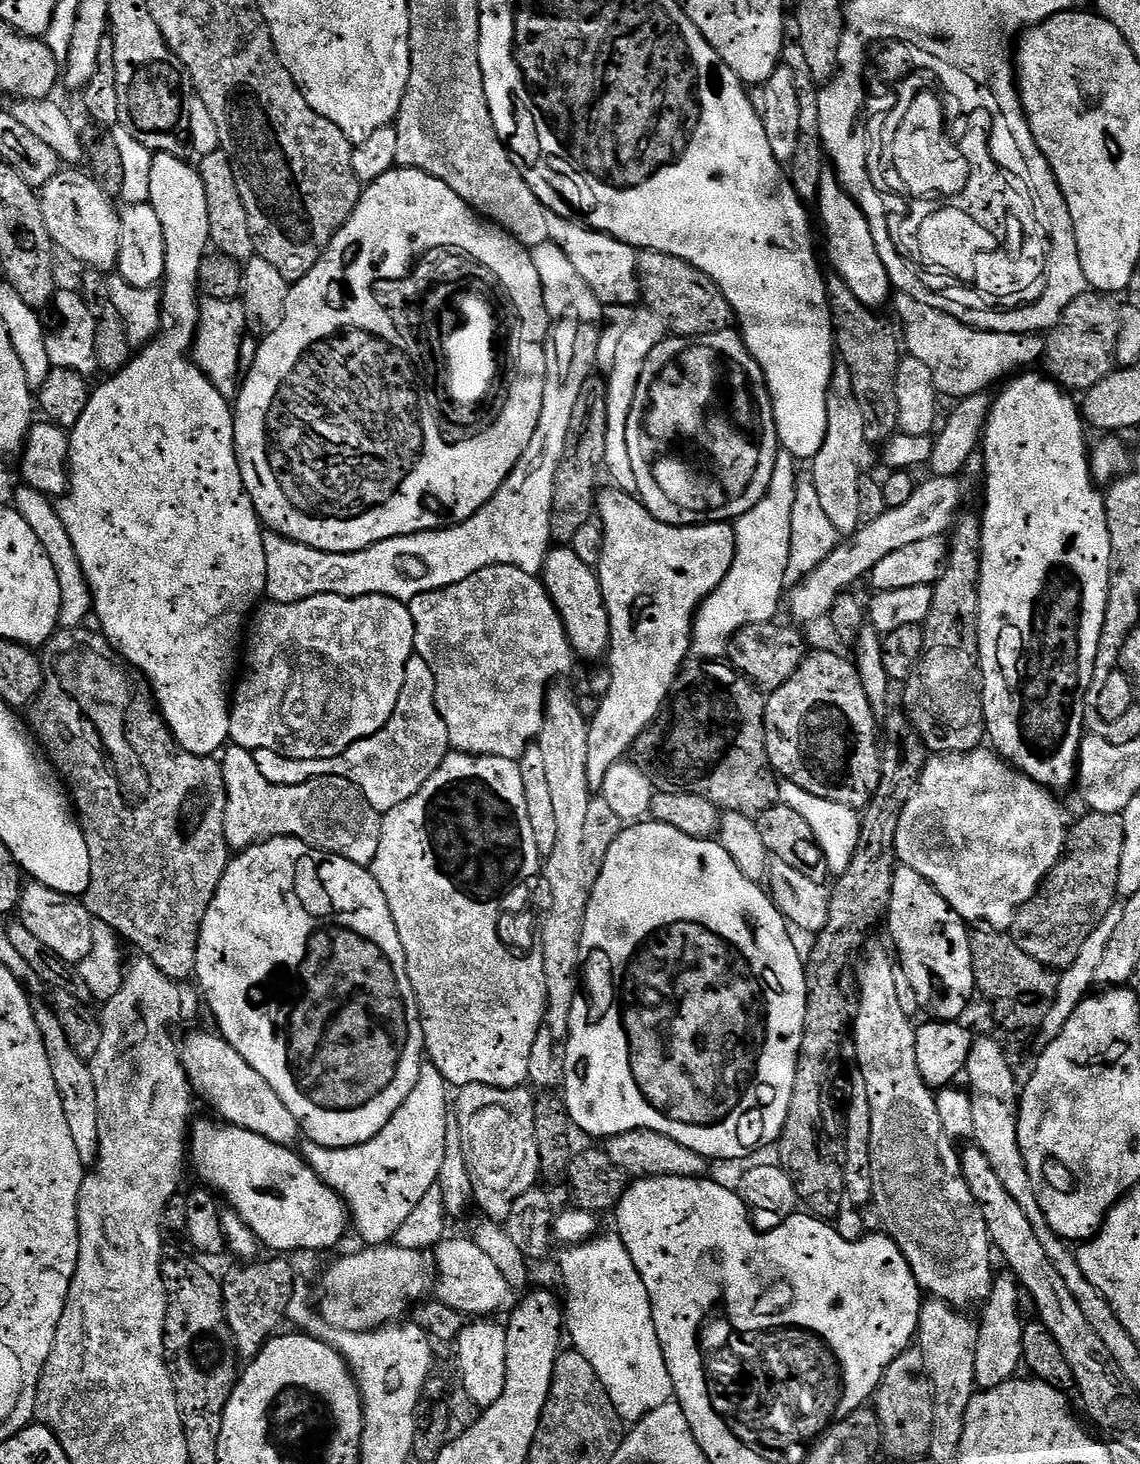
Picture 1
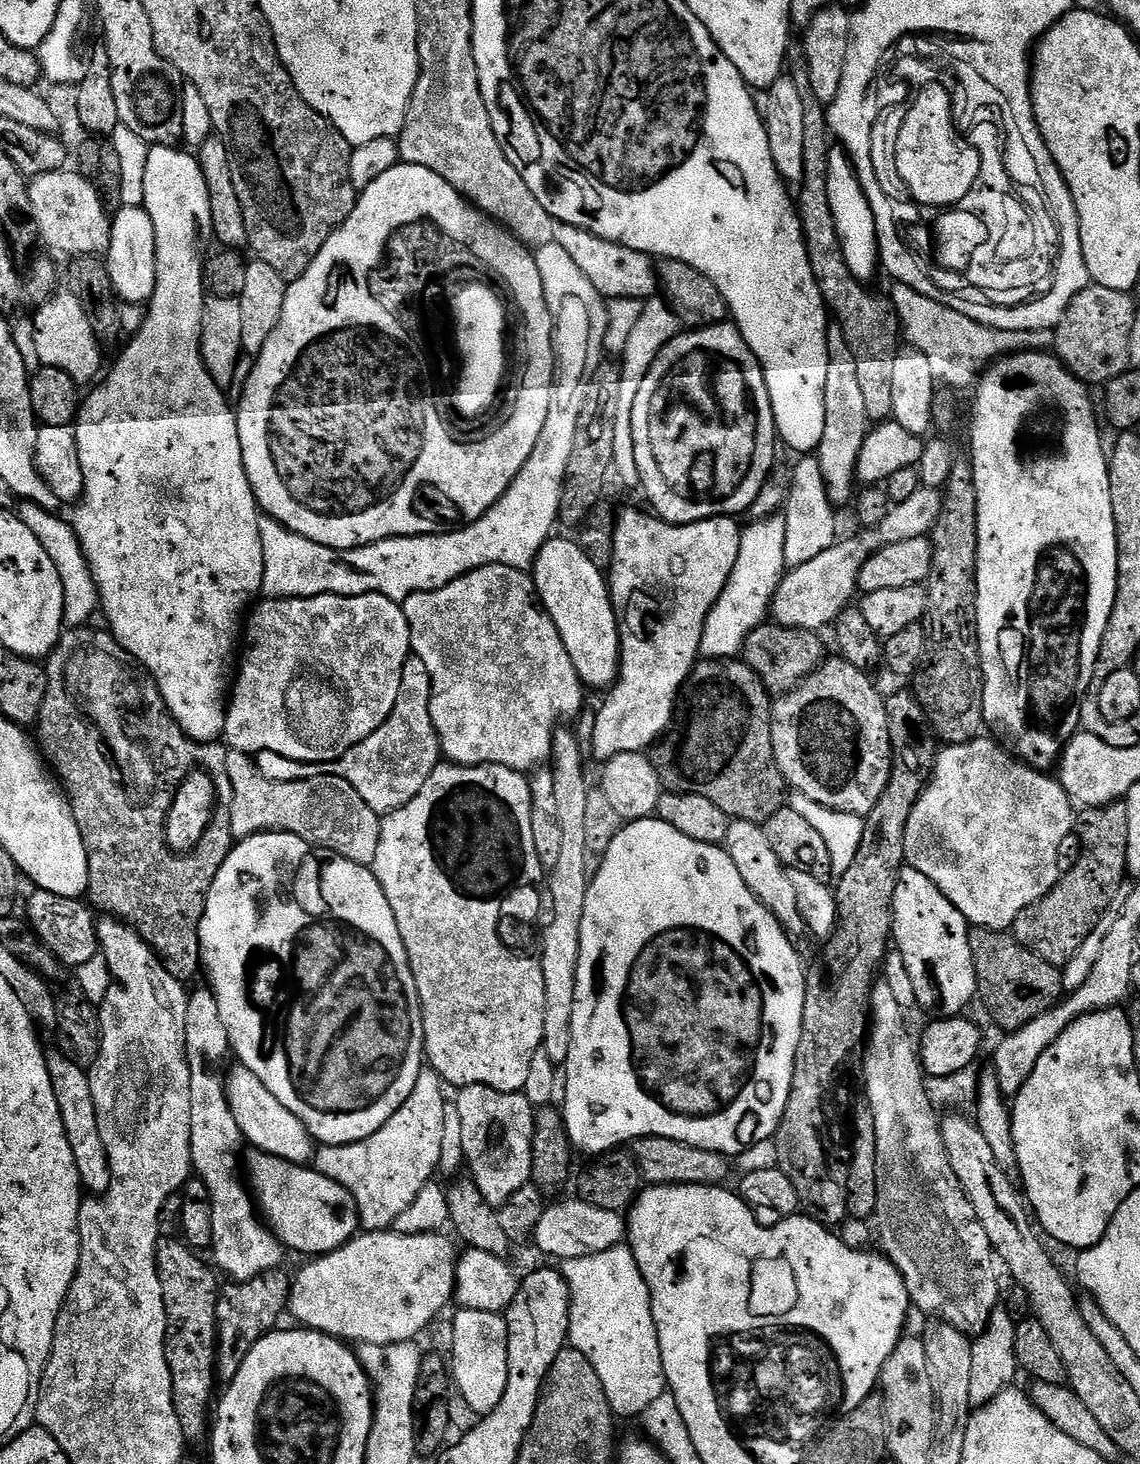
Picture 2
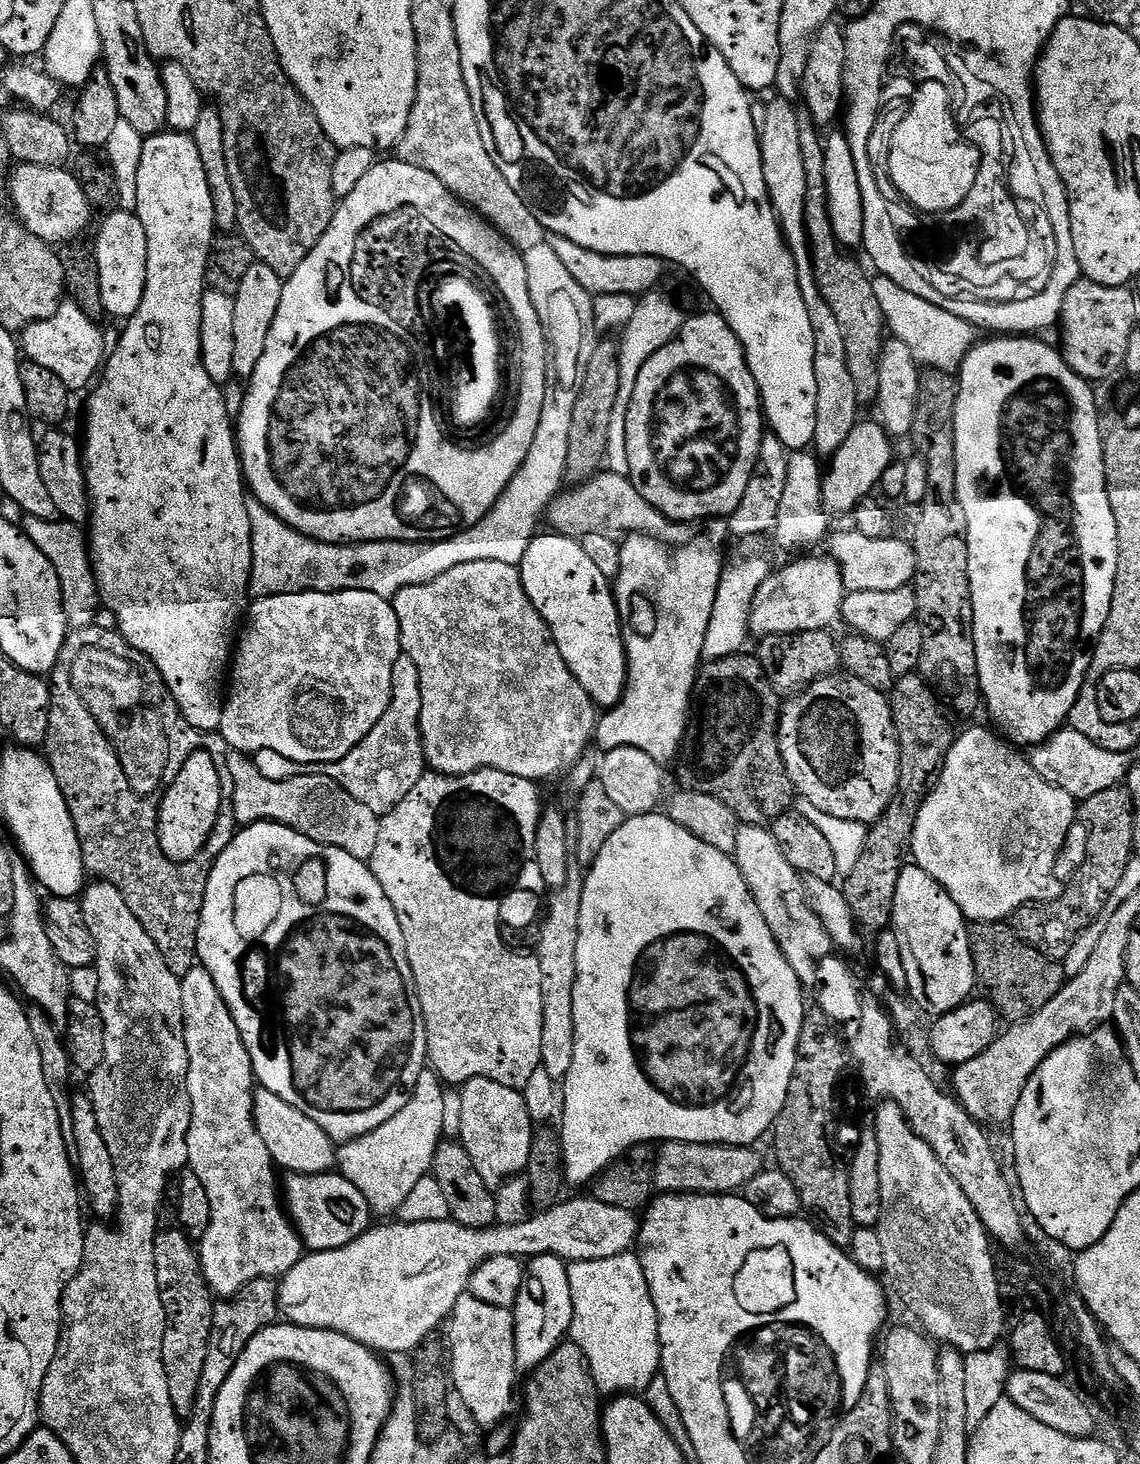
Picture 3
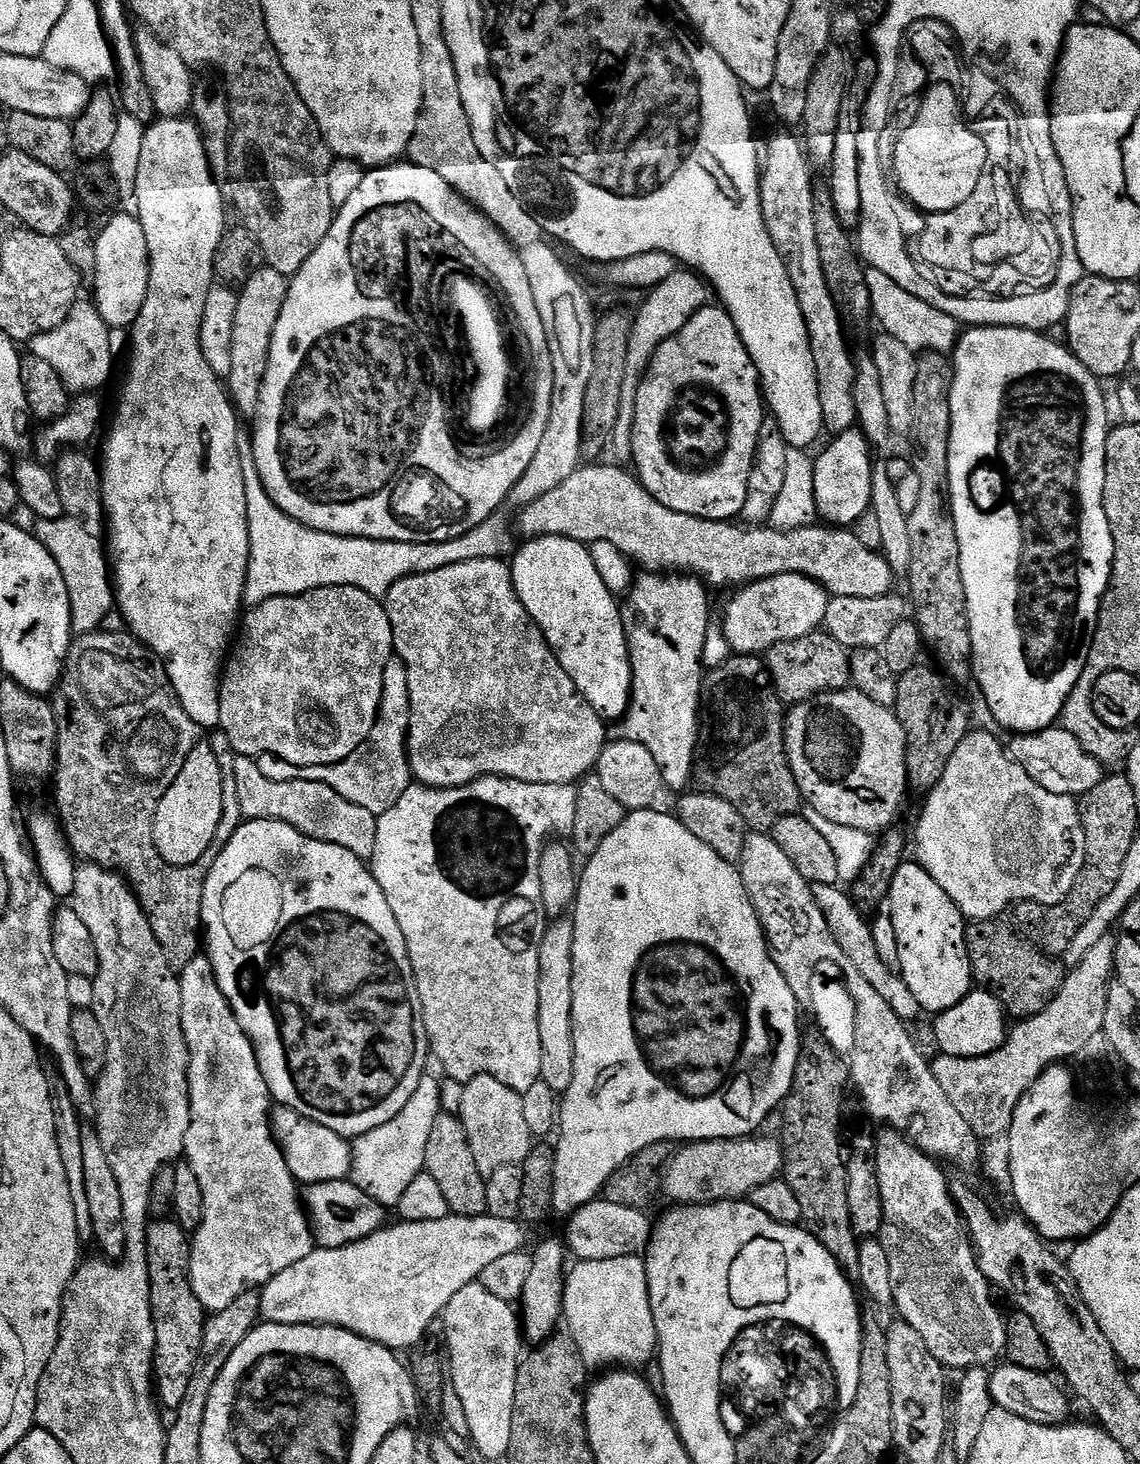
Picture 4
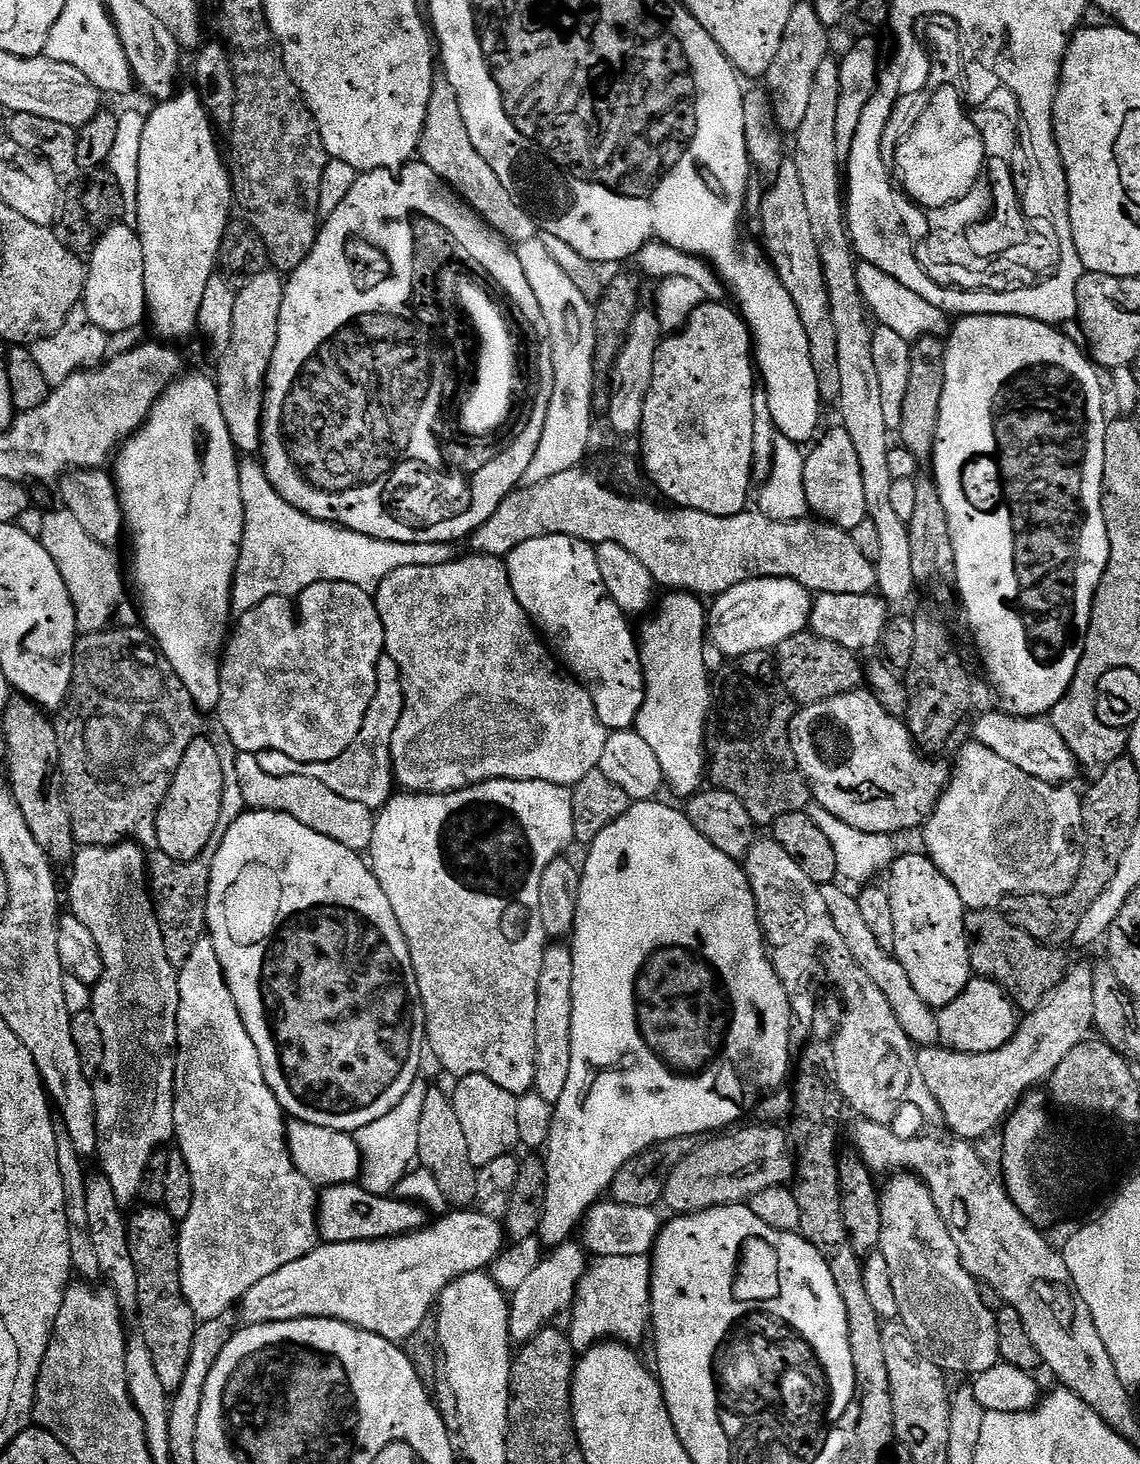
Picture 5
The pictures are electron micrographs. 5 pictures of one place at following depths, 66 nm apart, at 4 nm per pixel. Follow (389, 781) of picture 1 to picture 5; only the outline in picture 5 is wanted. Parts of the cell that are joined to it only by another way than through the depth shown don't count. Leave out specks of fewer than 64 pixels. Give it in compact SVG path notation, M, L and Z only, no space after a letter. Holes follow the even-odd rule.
M385 654L378 662L374 702L370 702L370 710L366 710L366 718L362 722L362 730L358 730L358 738L349 751L343 752L336 760L317 764L300 764L277 752L261 752L259 758L262 770L266 770L266 774L271 776L314 778L314 782L322 782L322 786L328 786L330 790L334 790L334 794L342 794L342 798L350 798L350 802L360 802L362 806L379 810L394 795L390 742L394 738L394 729L398 727L398 718L402 716L403 705L404 691L400 671L396 663Z

